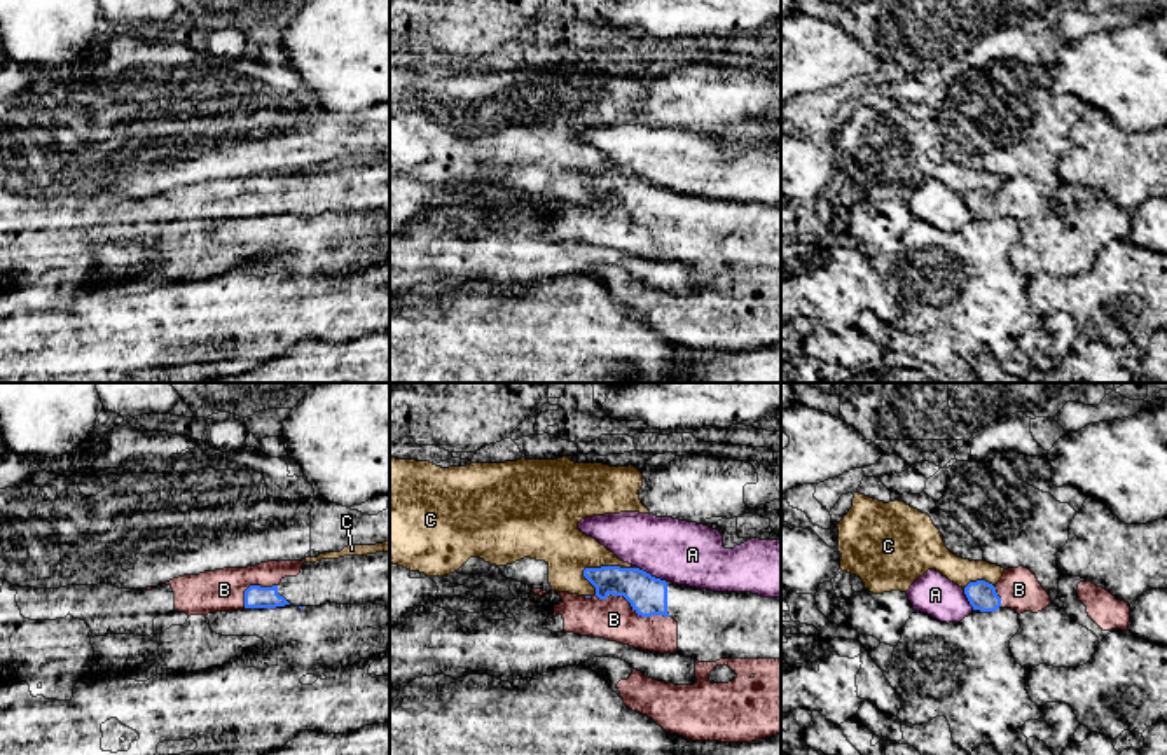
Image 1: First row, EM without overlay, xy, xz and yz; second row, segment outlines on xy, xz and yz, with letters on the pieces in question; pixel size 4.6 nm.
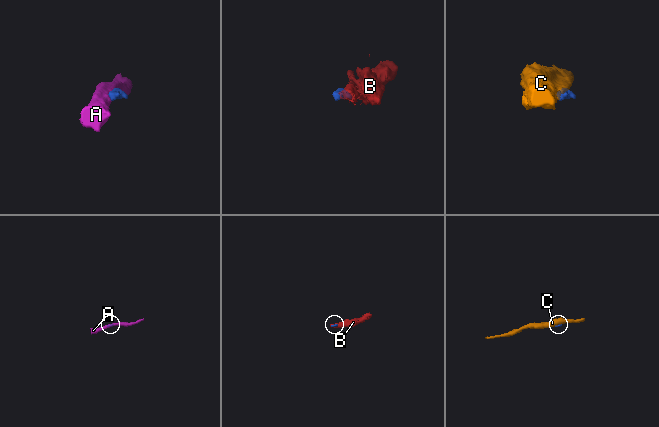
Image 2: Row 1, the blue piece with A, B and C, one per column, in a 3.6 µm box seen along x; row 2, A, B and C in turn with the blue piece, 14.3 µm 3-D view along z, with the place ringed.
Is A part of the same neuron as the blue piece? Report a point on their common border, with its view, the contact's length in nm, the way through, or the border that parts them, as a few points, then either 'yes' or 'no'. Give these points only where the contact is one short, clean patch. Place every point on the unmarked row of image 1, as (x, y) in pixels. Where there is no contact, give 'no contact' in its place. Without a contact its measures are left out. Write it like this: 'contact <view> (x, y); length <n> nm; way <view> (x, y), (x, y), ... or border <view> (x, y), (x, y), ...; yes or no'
contact xz (650, 184); length 160 nm; border xz (636, 175), (666, 191); no

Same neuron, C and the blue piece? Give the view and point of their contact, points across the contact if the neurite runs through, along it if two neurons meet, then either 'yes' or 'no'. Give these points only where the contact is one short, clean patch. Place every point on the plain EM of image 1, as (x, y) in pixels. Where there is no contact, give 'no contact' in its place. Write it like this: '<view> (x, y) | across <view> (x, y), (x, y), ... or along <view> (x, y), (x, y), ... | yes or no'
xz (607, 175) | along xz (635, 175), (587, 175), (582, 184) | no

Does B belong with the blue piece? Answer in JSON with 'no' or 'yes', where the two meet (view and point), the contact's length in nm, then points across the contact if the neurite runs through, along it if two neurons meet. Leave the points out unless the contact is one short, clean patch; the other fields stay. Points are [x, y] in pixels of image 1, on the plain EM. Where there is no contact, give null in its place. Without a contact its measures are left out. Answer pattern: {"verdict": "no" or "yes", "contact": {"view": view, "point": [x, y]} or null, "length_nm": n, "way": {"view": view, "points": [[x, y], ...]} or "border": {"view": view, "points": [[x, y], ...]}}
{"verdict": "yes", "contact": {"view": "xz", "point": [640, 222]}, "length_nm": 280}

